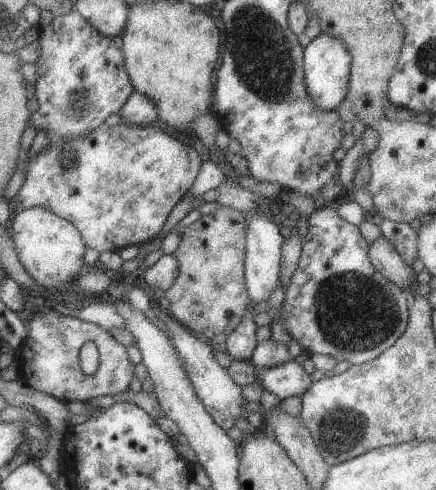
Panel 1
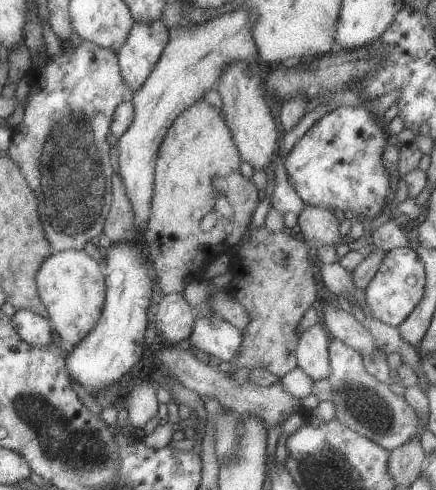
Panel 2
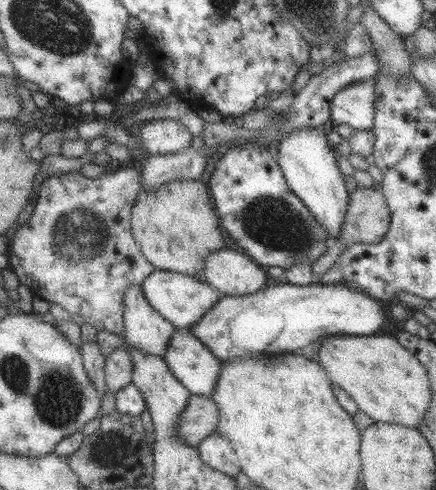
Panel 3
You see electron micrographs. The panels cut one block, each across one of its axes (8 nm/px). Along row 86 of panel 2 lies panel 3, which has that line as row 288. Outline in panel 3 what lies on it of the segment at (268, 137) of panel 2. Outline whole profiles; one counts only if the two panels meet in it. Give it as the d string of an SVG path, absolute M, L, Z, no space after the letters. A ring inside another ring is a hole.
M223 248L207 256L203 264L205 282L223 296L249 296L265 288L265 268L257 266L237 248Z

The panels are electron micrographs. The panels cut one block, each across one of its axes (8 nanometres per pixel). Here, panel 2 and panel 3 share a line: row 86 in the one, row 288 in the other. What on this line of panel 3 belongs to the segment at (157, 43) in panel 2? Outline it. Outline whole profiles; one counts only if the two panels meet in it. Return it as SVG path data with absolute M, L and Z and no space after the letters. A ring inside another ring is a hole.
M131 286L123 294L123 340L135 352L165 356L167 344L173 336L173 324L157 316L143 300L141 286Z

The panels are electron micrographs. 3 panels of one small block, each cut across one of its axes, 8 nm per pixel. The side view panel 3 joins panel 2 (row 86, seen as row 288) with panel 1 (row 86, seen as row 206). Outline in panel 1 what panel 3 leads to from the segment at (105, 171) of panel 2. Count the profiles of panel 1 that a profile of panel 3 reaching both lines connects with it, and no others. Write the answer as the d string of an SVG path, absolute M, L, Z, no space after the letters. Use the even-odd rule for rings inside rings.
M75 8L59 18L53 18L49 24L41 26L37 32L37 46L39 46L39 58L37 64L37 78L35 78L35 100L37 110L29 116L29 126L33 126L37 132L47 132L49 146L63 144L65 140L79 140L81 136L91 134L97 130L103 120L119 112L121 106L127 102L127 98L133 94L133 86L129 80L129 74L125 72L125 56L121 50L113 46L113 38L107 38L99 34Z

